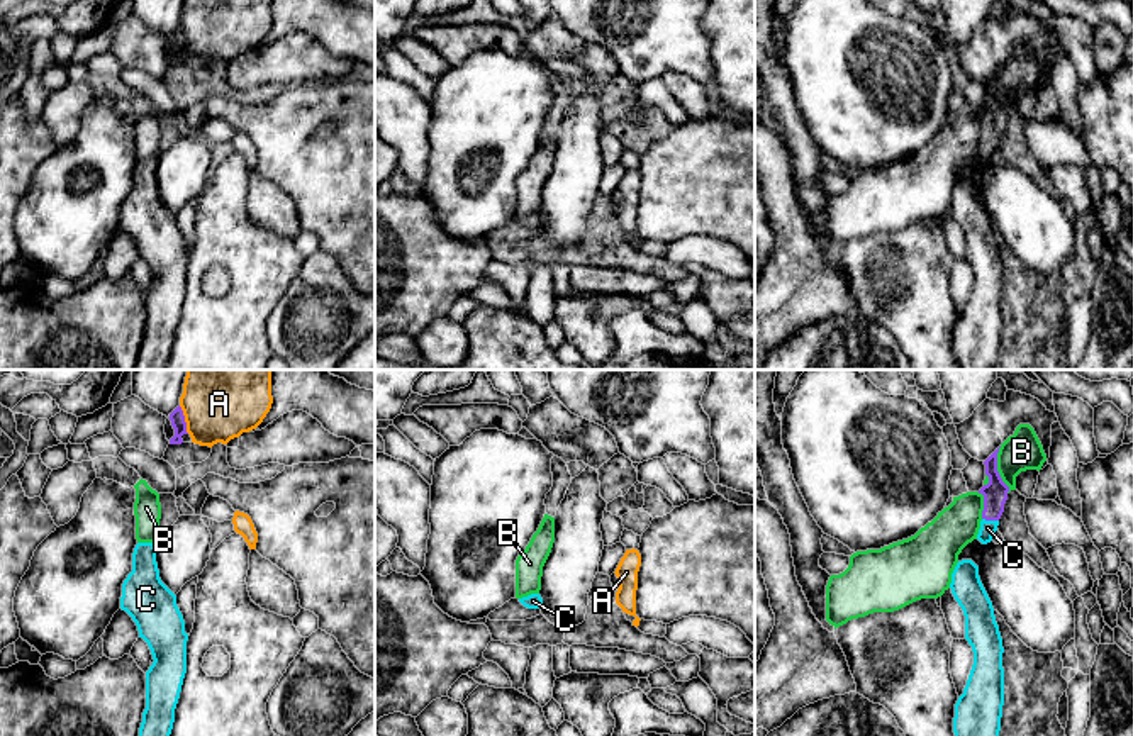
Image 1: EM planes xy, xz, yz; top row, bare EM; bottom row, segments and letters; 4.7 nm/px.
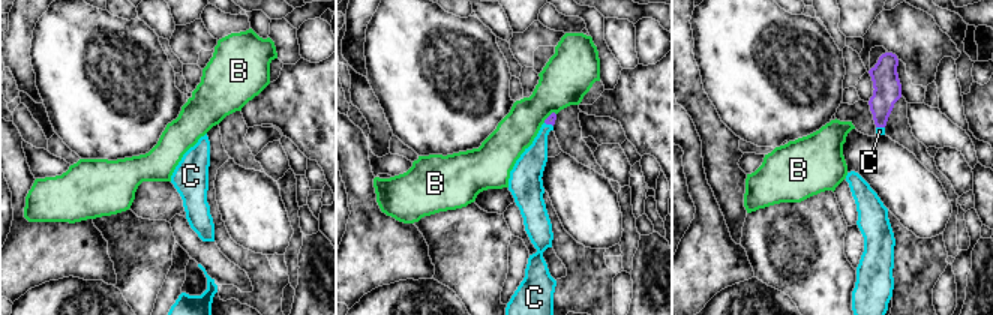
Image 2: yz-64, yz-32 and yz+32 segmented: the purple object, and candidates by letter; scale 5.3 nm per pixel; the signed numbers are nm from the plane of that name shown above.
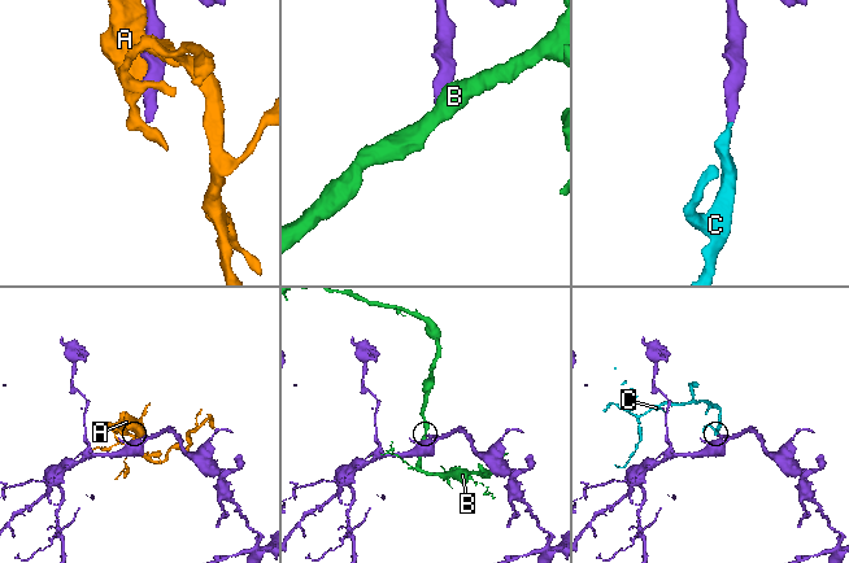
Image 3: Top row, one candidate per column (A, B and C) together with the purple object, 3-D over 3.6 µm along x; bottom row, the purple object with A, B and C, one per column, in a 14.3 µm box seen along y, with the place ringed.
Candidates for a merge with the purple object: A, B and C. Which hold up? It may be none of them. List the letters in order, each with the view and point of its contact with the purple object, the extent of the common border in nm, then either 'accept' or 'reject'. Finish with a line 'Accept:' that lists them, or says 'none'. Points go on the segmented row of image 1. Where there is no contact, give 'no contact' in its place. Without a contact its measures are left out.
A: xy (184, 419) | 140 nm | reject
B: yz (996, 470) | 220 nm | reject
C: yz (991, 519) | 80 nm | accept
Accept: C

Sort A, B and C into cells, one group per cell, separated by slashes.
A / B / C

